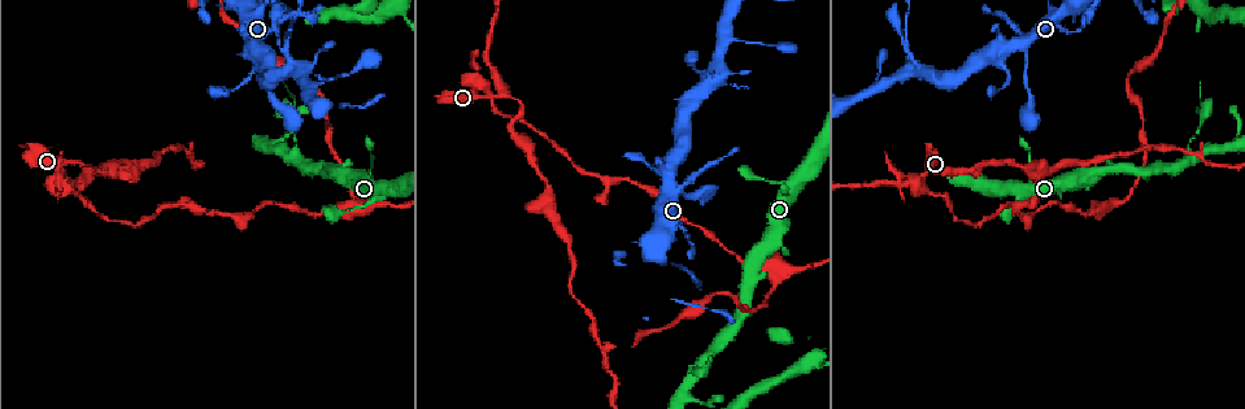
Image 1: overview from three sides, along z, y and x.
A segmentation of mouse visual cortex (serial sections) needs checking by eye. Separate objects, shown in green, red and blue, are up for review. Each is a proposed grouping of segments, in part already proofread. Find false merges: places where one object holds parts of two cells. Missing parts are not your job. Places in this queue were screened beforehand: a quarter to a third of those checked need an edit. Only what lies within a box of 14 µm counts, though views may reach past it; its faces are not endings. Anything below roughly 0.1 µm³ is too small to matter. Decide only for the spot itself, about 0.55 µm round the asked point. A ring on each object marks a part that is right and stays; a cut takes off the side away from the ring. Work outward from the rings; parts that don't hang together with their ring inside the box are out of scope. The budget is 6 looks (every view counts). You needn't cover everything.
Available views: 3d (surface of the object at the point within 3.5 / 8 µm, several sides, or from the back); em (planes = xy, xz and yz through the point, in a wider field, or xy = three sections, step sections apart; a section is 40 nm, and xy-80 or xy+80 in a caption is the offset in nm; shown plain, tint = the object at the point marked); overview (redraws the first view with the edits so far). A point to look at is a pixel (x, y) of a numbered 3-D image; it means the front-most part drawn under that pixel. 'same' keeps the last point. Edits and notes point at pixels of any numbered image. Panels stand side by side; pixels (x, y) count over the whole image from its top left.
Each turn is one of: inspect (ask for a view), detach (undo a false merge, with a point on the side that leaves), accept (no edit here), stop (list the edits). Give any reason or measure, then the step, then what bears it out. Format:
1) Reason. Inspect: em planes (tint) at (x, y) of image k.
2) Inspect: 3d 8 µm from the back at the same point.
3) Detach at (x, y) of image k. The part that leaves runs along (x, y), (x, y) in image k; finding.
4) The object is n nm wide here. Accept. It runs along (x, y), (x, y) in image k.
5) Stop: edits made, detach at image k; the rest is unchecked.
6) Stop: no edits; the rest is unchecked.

A narrow waist. Inspect: 3d 3.5 µm at (485, 83) of image 1.

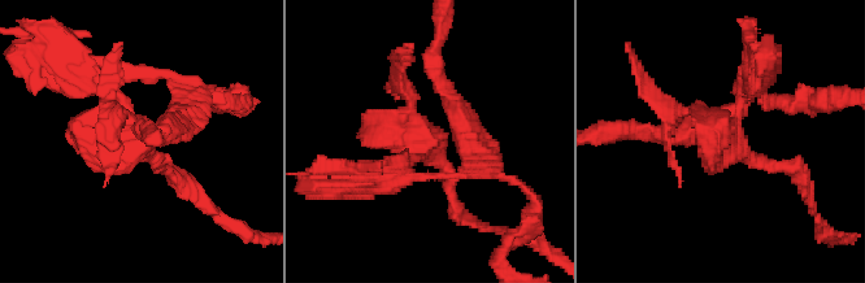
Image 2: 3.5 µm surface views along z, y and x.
Inspect: em planes (tint) at (133, 141) of image 2.

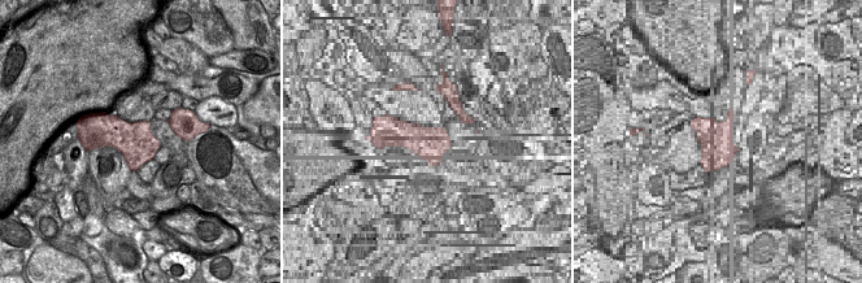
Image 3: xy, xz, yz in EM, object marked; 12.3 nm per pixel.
Another direction. Inspect: em xy step 5 (tint) at the same point.

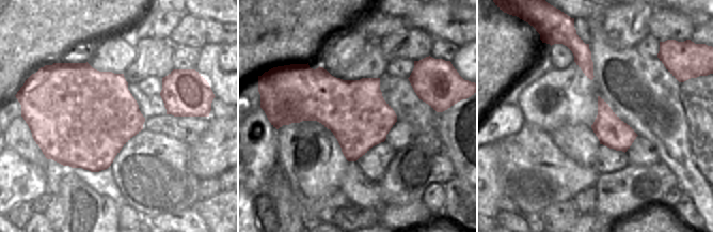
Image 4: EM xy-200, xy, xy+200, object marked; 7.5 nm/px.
Detach at (738, 149) of image 2. The part that leaves runs along (739, 108), (729, 144), (789, 168) in image 2; two cells meet here.

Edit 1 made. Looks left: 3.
Narrows sharply. Inspect: 3d 3.5 µm at (906, 32) of image 1.

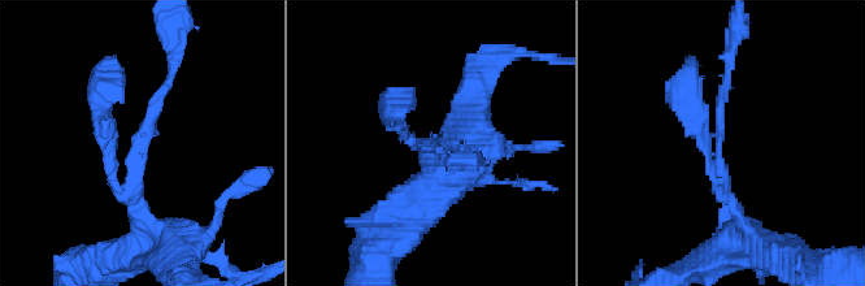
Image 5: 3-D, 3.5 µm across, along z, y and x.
The arms are 150, 200 nm wide; shape alone is not enough. Inspect: em xy step 2 (tint) at (719, 144) of image 5.

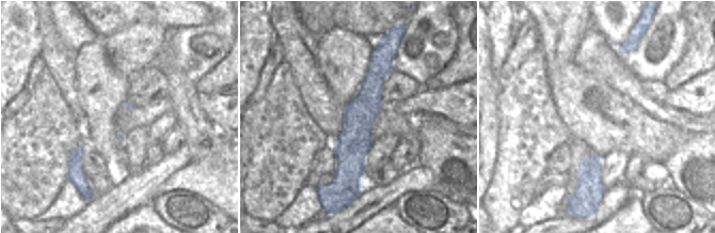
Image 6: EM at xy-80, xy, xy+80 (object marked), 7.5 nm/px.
Cut it another way. Inspect: em planes (tint) at the same point.

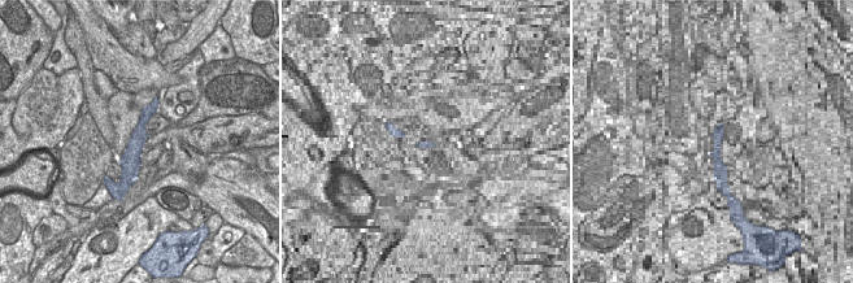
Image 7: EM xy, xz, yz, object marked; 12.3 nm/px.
The object is 260 nm wide here. Accept. It runs along (151, 107), (140, 126), (126, 184) in image 7; one cell here.

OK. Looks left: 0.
Stop: edits made, detach at image 2; the rest is unchecked.

